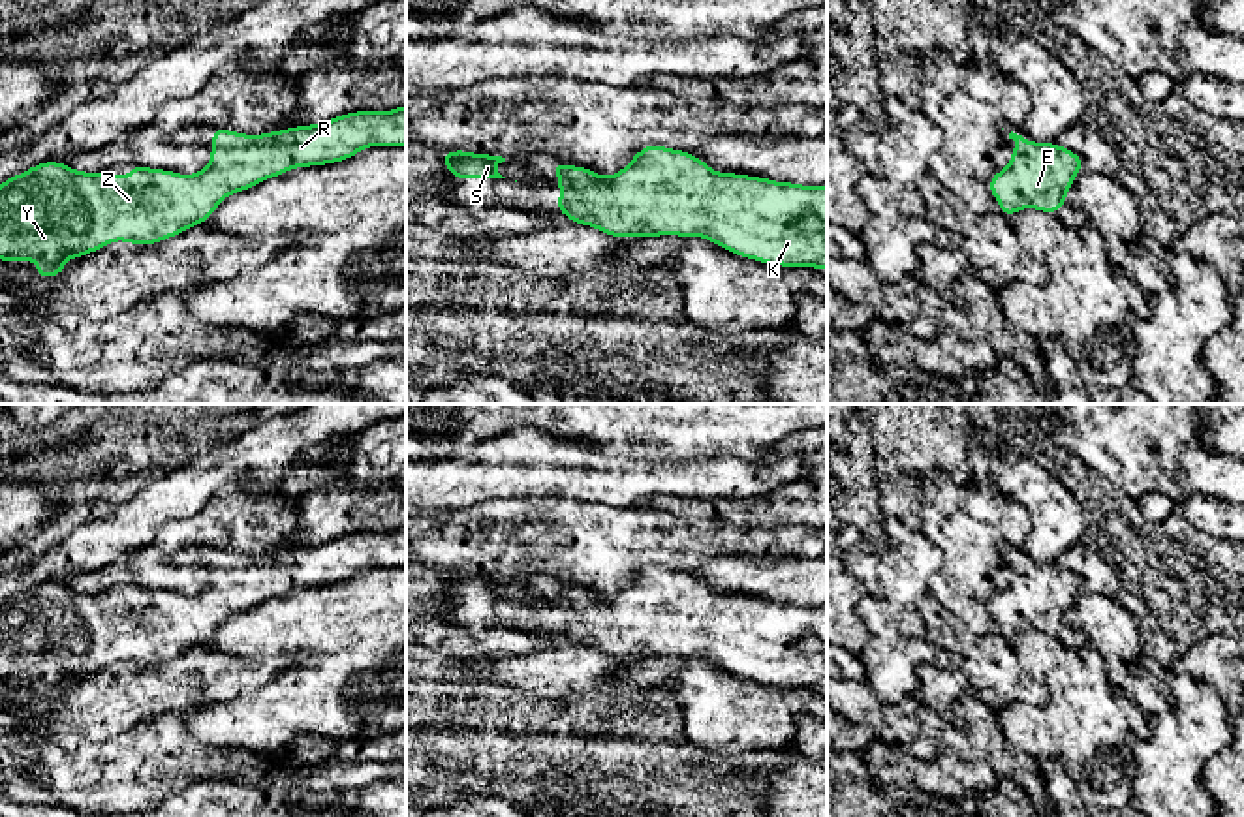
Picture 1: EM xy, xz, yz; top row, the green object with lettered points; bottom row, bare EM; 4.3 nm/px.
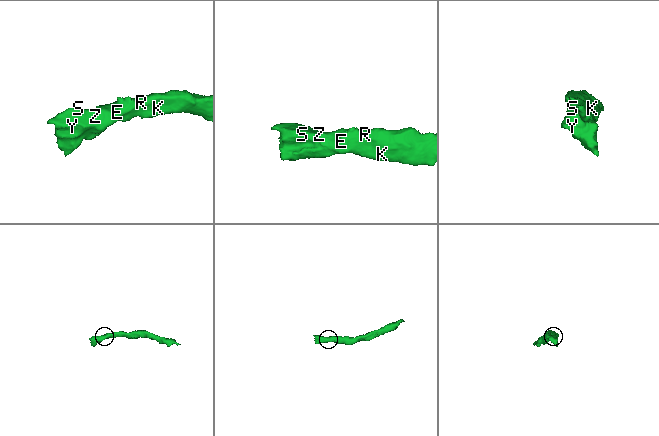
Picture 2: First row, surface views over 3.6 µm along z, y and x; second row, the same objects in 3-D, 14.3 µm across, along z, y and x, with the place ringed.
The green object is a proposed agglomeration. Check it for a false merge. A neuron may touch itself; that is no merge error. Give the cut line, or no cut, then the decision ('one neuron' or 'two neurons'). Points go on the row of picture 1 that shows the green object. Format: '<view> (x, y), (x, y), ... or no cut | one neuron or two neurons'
no cut | one neuron

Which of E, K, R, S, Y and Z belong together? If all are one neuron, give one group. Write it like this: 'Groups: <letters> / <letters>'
Groups: E K R S Y Z

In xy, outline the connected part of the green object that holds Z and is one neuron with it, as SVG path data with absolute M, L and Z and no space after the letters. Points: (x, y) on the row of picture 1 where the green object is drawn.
M406 105L391 111L351 111L321 124L246 135L216 128L205 169L180 175L169 169L132 165L128 177L75 171L62 162L41 162L0 184L0 259L34 261L38 278L68 270L62 259L79 259L109 242L148 246L207 222L231 193L250 190L295 167L329 165L353 158L368 146L406 146Z

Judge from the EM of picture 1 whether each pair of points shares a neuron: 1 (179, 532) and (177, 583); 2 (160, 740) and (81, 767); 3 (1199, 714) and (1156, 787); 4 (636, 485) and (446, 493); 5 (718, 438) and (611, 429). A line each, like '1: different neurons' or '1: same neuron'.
1: same neuron
2: same neuron
3: same neuron
4: same neuron
5: same neuron

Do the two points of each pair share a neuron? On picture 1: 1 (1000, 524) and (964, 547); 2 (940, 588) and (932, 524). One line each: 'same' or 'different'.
1: same
2: same

